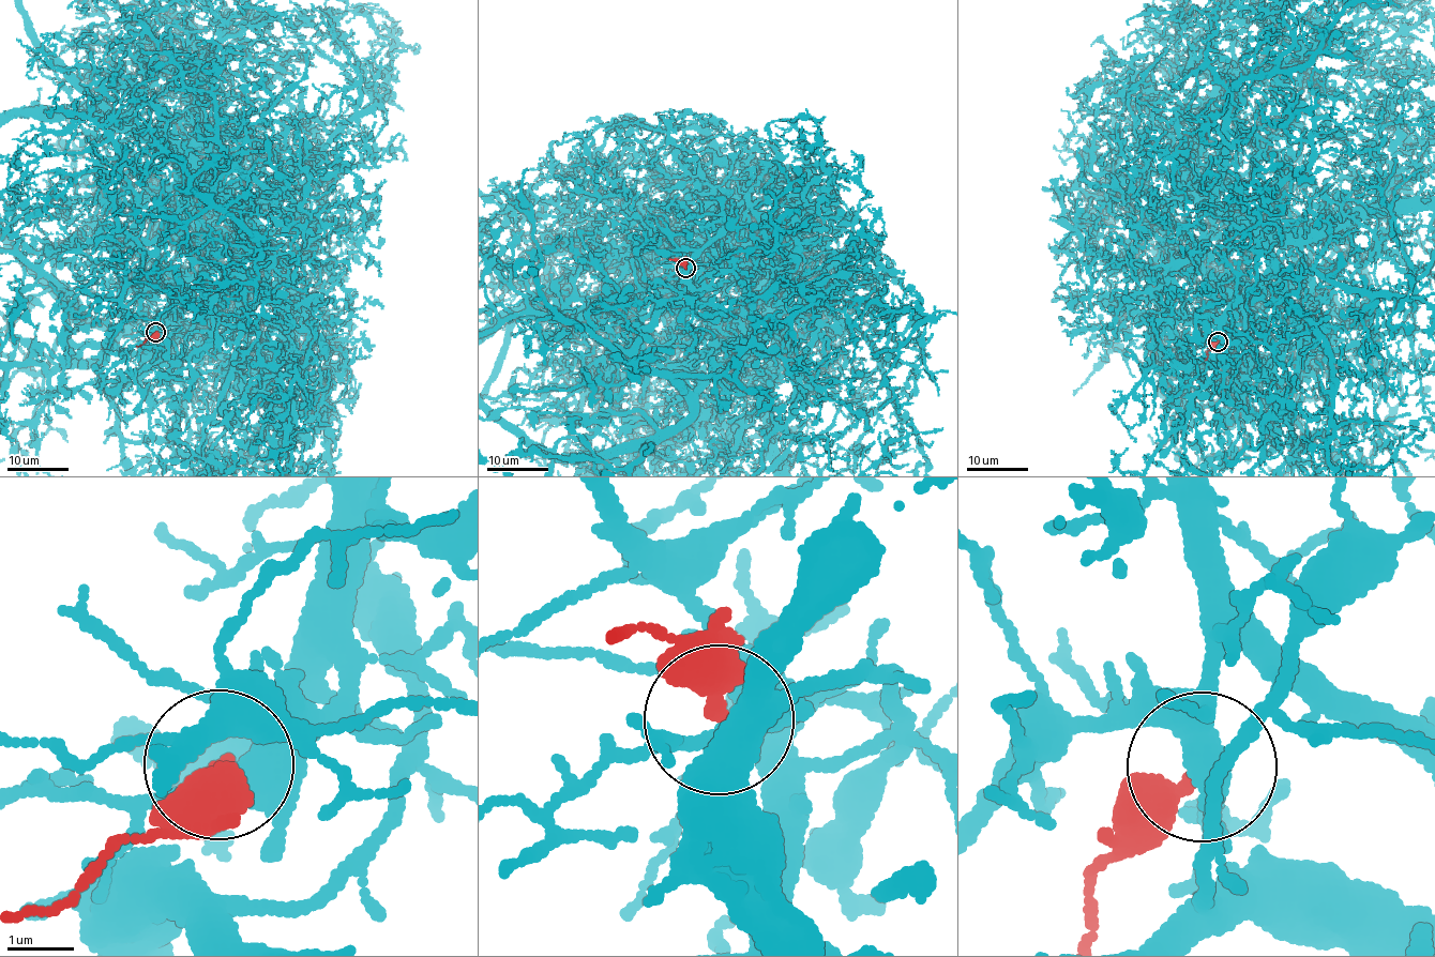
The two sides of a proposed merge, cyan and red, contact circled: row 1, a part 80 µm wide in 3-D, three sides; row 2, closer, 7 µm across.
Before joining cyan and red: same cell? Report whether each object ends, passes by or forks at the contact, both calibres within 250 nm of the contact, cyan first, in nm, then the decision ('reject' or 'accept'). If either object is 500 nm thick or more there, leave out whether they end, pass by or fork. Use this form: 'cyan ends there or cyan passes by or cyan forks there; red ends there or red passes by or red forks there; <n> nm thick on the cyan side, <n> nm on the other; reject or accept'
cyan forks there; red ends there; 360 nm thick on the cyan side, 360 nm on the other; reject

